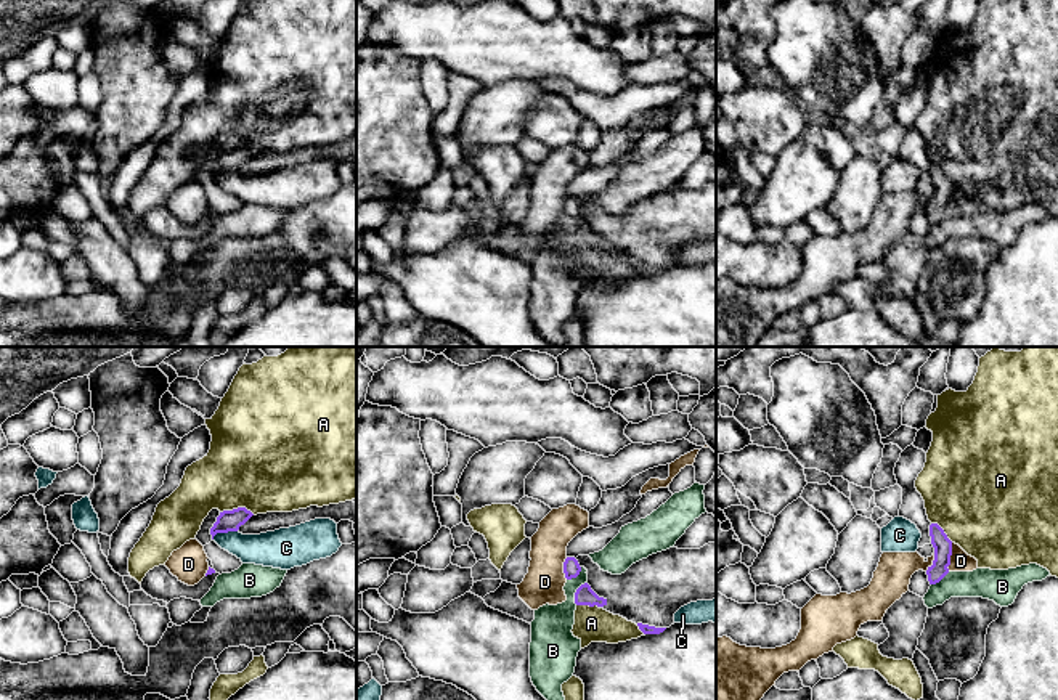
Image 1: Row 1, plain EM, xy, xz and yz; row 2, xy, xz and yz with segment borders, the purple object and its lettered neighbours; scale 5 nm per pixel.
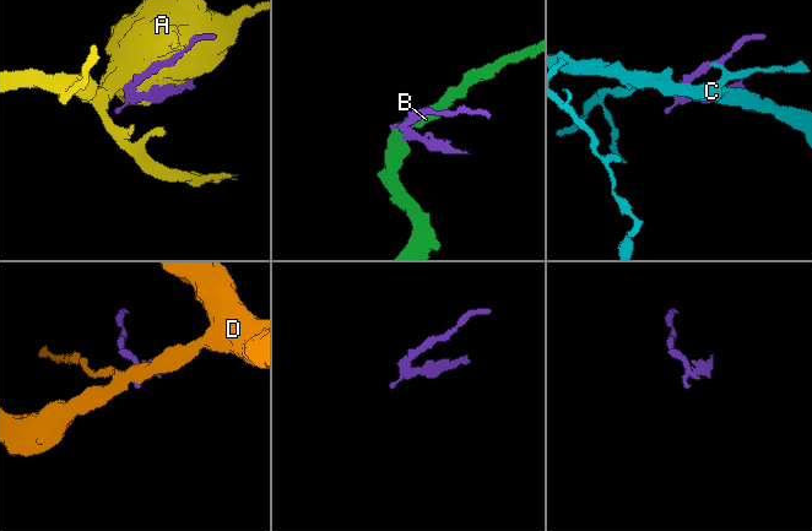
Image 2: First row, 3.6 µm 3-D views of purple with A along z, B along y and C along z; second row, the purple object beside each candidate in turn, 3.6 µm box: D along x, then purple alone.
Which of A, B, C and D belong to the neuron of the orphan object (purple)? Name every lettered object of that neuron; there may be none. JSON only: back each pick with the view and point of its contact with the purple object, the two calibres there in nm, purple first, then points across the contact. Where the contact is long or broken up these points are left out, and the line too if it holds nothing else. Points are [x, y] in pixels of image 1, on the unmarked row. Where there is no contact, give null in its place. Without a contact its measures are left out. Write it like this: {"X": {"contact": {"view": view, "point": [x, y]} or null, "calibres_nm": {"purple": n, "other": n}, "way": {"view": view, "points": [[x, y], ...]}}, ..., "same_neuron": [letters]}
{"A": {"contact": {"view": "xy", "point": [238, 148]}, "calibres_nm": {"purple": 110, "other": 480}}, "same_neuron": ["A"]}

